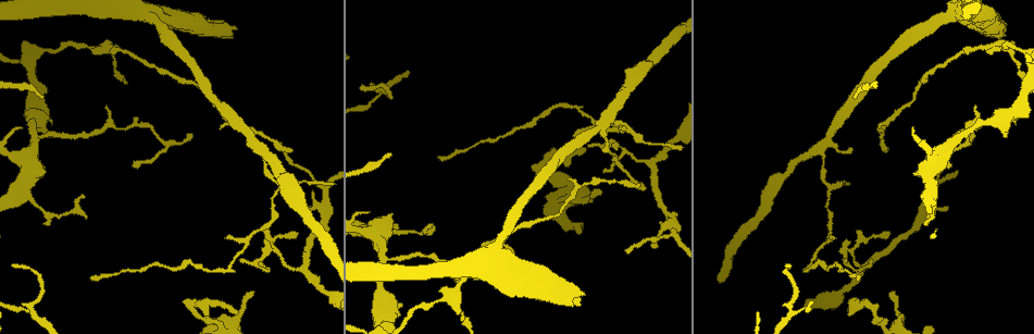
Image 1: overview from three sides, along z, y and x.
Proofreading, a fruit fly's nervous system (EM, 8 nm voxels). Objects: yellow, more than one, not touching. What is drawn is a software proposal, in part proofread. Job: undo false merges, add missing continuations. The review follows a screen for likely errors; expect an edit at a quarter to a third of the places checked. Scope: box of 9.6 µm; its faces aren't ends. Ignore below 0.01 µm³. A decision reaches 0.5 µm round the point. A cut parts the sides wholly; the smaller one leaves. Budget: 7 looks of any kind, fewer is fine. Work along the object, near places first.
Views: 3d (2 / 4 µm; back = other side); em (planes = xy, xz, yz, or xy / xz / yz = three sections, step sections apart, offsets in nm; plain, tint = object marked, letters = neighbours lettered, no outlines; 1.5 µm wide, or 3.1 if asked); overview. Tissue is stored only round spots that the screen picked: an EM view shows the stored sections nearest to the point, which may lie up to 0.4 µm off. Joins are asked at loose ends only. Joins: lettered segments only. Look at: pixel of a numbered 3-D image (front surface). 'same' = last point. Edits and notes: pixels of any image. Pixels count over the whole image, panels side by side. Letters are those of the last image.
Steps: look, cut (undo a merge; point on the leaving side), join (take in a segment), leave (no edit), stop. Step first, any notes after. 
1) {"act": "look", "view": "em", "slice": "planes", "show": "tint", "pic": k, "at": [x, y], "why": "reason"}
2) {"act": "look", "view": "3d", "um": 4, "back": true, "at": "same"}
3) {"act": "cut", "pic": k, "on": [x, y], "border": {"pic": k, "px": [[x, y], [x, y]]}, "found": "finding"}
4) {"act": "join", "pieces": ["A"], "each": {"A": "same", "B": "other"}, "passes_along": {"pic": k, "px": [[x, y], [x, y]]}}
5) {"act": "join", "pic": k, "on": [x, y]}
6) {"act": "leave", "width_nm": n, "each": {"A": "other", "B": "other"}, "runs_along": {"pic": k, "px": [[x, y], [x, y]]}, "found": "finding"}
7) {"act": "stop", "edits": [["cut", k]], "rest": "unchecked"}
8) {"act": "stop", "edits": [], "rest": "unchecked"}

{"act": "look", "view": "3d", "um": 4, "pic": 1, "at": [913, 126], "why": "branch stops here"}

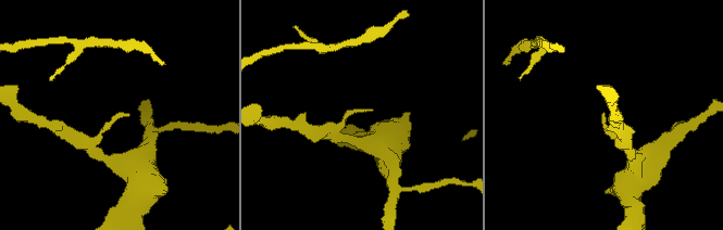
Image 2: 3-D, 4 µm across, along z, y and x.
{"act": "look", "view": "em", "um": 3.1, "slice": "xy", "step": 16, "show": "tint", "pic": 2, "at": [605, 115], "why": "need the tissue"}

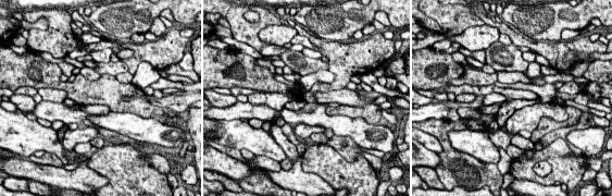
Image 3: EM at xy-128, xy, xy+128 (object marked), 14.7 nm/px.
{"act": "look", "view": "em", "um": 3.1, "slice": "planes", "show": "letters", "at": "same"}

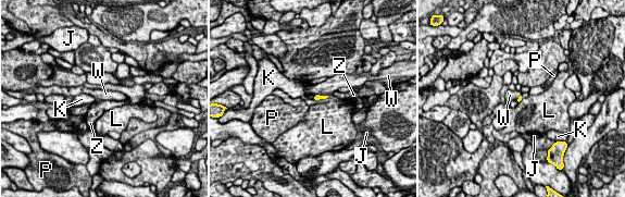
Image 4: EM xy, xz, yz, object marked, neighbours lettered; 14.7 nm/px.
{"act": "leave", "longest_contact_nm": ["W", 200], "each": {"J": "other", "K": "other", "L": "other", "P": "other", "W": "other", "Z": "other"}, "found": "no lettered segment goes on from it"}

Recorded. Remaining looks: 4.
{"act": "look", "view": "3d", "um": 2, "pic": 1, "at": [236, 28], "why": "stops while still wide"}

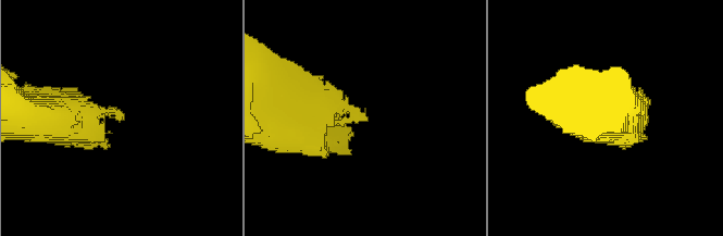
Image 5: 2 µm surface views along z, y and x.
{"act": "look", "view": "em", "slice": "planes", "show": "letters", "pic": 5, "at": [123, 115], "why": "shape alone is not enough"}

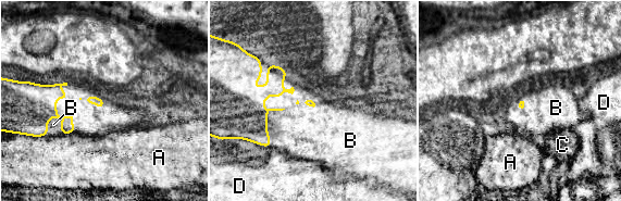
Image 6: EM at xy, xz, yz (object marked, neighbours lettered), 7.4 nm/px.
{"act": "join", "pieces": ["B"], "longest_contact_nm": ["B", 300], "each": {"A": "other", "B": "same", "C": "other", "D": "other"}, "found": "the cell continues"}

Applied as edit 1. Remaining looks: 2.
{"act": "look", "view": "em", "slice": "xz", "step": 4, "show": "letters", "pic": 1, "at": [583, 147], "why": "long arm stops here"}

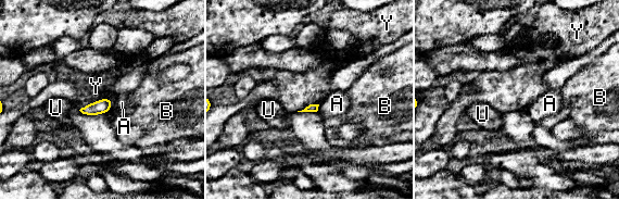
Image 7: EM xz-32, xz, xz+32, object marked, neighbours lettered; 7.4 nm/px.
{"act": "leave", "each": {"A": "other", "B": "other", "U": "other", "Y": "other"}, "border": {"pic": 7, "px": [[111, 107], [108, 111]]}, "found": "no lettered segment goes on from it"}

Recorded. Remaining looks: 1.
{"act": "stop", "edits": [["join", 6]], "rest": "unchecked"}

